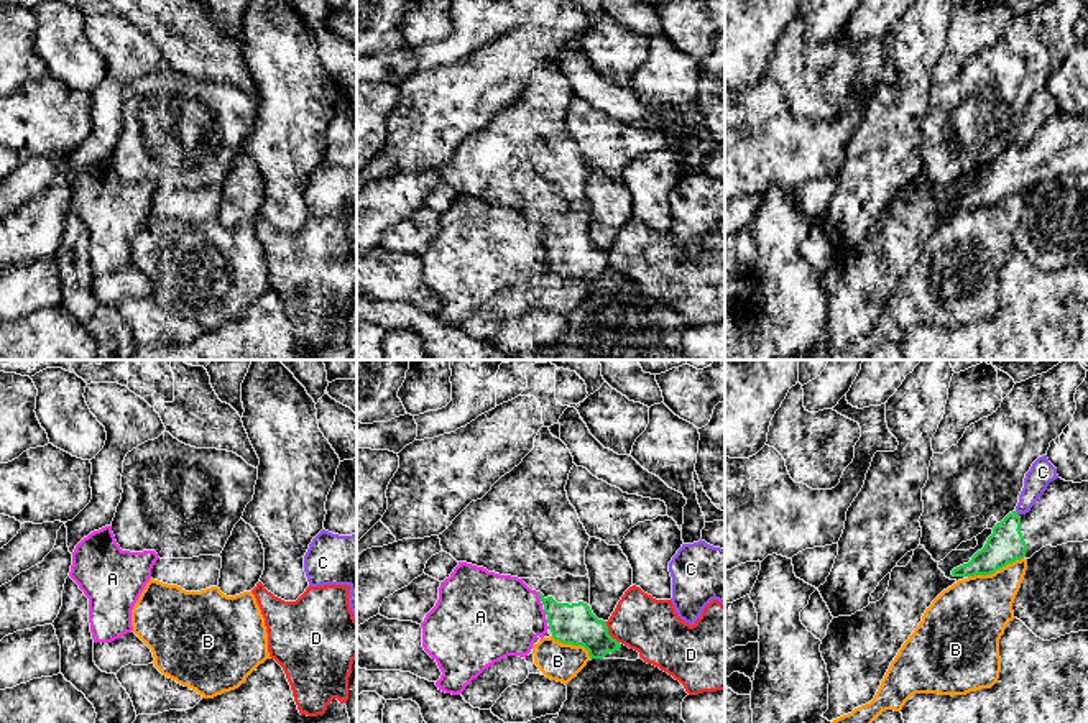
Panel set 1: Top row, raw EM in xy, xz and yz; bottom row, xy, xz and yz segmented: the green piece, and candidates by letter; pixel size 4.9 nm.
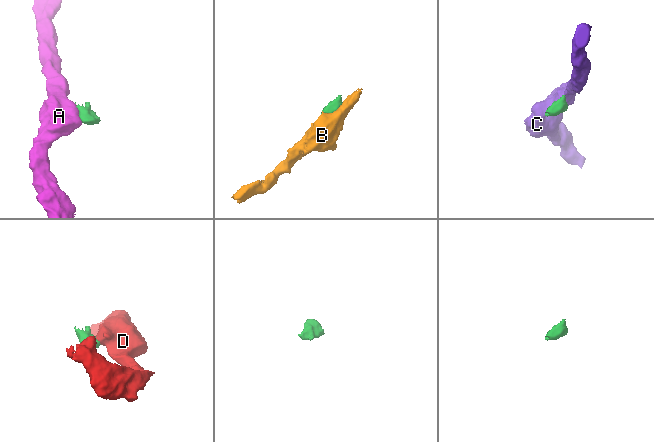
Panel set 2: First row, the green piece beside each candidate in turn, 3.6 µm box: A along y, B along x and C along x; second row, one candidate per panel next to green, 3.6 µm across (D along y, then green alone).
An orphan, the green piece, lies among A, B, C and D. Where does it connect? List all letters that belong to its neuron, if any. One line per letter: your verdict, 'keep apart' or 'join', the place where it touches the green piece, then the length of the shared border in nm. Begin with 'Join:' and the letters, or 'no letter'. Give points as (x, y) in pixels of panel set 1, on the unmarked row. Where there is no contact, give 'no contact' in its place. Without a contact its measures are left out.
Join: no letter
A: keep apart; contact xz (539, 229); length 50 nm
B: keep apart; contact yz (995, 202); length 280 nm
C: keep apart; contact yz (1016, 145); length 30 nm
D: keep apart; contact xz (607, 265); length 130 nm

